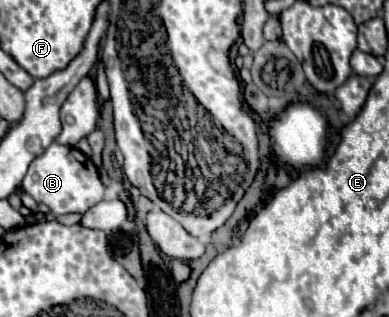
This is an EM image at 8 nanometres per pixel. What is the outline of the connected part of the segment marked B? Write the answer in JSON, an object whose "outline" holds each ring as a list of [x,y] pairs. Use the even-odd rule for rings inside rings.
{"outline":[[[52,142],[40,158],[34,158],[28,174],[22,180],[22,188],[40,204],[46,204],[54,216],[70,214],[70,212],[80,212],[84,214],[88,208],[92,208],[96,202],[104,198],[104,184],[98,176],[98,170],[94,162],[84,156],[78,148],[74,146],[62,146]]]}

